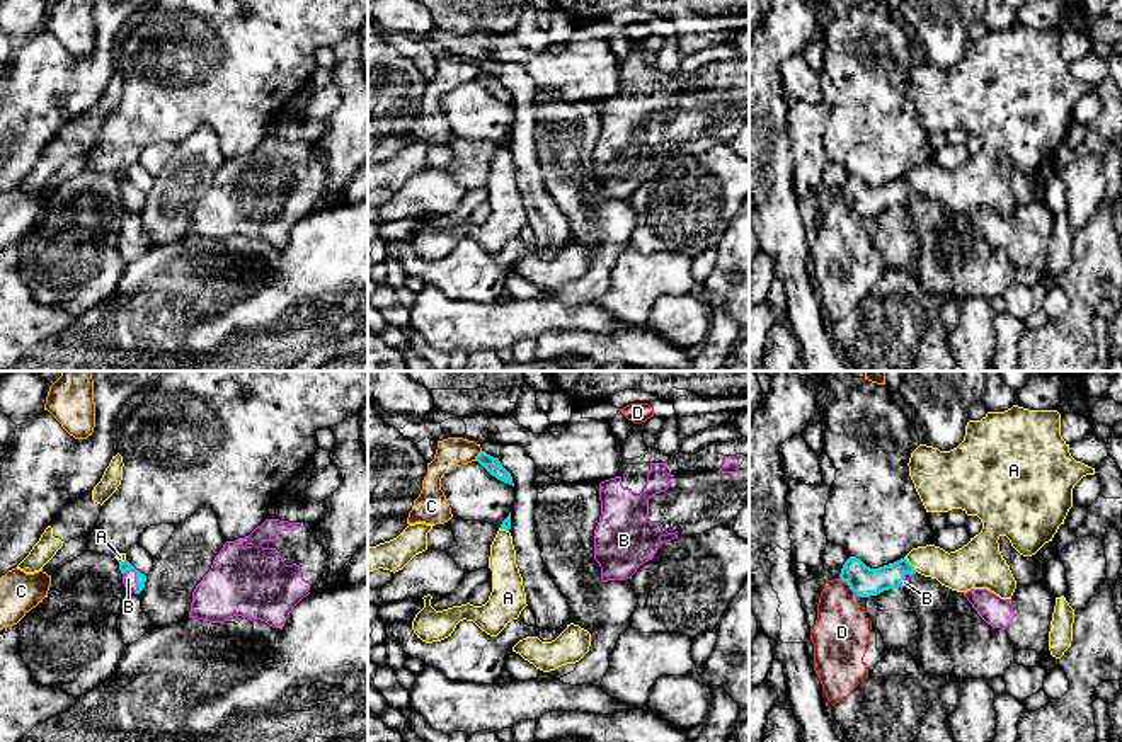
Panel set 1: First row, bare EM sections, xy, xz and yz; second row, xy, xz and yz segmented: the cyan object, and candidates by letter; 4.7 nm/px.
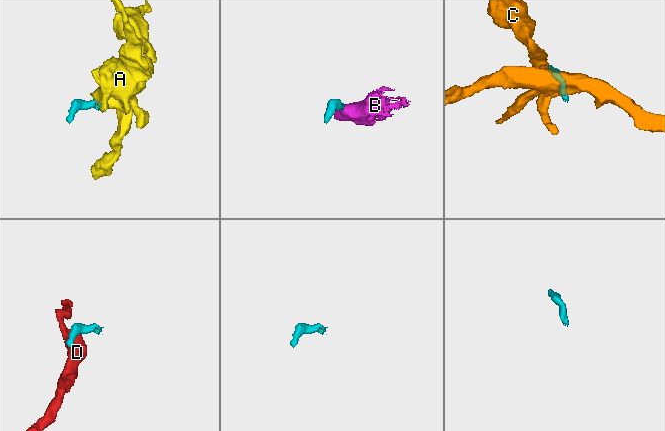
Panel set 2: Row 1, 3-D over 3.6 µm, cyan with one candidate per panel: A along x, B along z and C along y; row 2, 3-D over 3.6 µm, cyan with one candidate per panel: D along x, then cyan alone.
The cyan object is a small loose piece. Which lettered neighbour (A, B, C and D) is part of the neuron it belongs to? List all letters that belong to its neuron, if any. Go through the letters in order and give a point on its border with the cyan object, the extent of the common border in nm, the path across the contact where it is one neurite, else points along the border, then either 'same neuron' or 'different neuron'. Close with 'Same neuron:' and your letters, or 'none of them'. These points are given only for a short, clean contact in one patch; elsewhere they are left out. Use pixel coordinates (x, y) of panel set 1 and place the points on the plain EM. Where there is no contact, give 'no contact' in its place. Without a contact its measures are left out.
A: yz (910, 182) | 90 nm | along yz (904, 176), (916, 189) | different neuron
B: xy (137, 199) | 120 nm | across xy (125, 184), (135, 191), (137, 199), (128, 196) | same neuron
C: xz (477, 75) | 60 nm | along xz (482, 70), (475, 79) | different neuron
D: yz (850, 206) | 140 nm | along yz (840, 196), (858, 216) | different neuron
Same neuron: B

